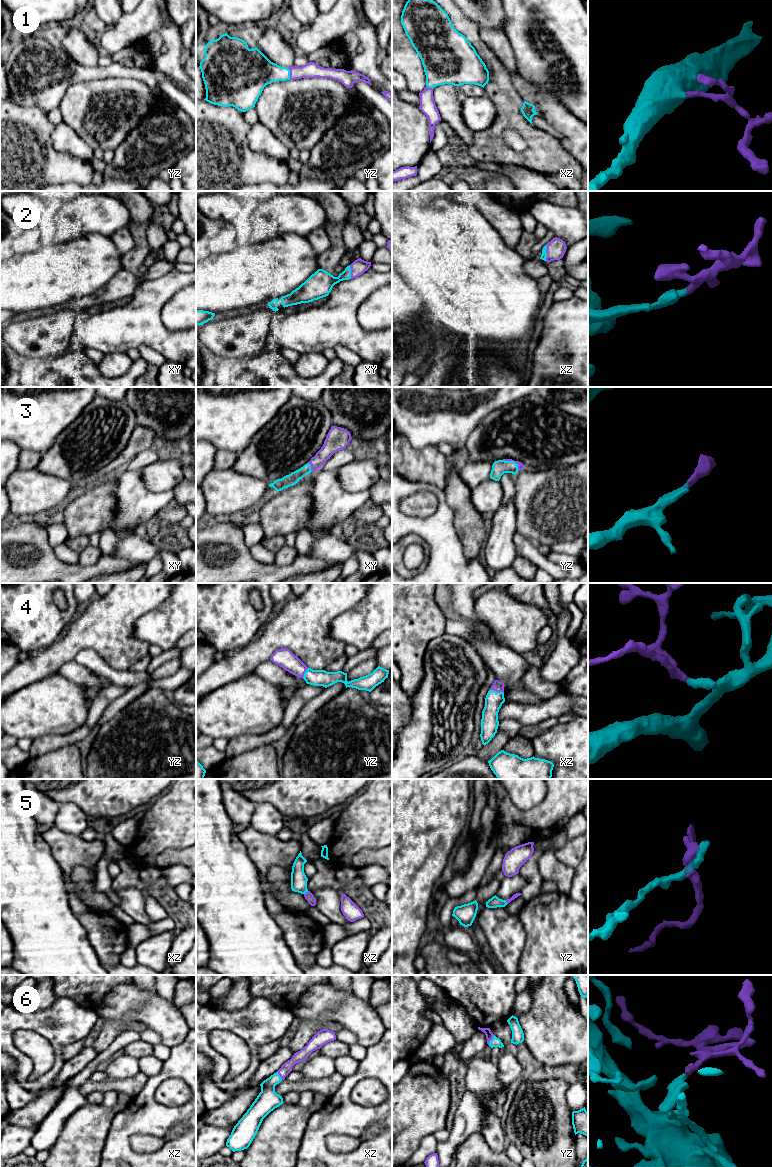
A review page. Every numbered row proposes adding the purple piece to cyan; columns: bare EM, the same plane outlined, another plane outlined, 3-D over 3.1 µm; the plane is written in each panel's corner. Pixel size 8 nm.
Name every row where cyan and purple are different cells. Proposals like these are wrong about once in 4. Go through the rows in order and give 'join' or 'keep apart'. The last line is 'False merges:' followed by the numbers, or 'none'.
1: join
2: join
3: join
4: join
5: join
6: join
False merges: none

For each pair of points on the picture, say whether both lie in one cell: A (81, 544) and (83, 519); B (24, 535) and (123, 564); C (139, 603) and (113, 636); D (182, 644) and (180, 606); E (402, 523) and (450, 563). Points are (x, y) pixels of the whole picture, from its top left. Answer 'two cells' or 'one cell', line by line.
A: two cells
B: one cell
C: one cell
D: two cells
E: one cell

